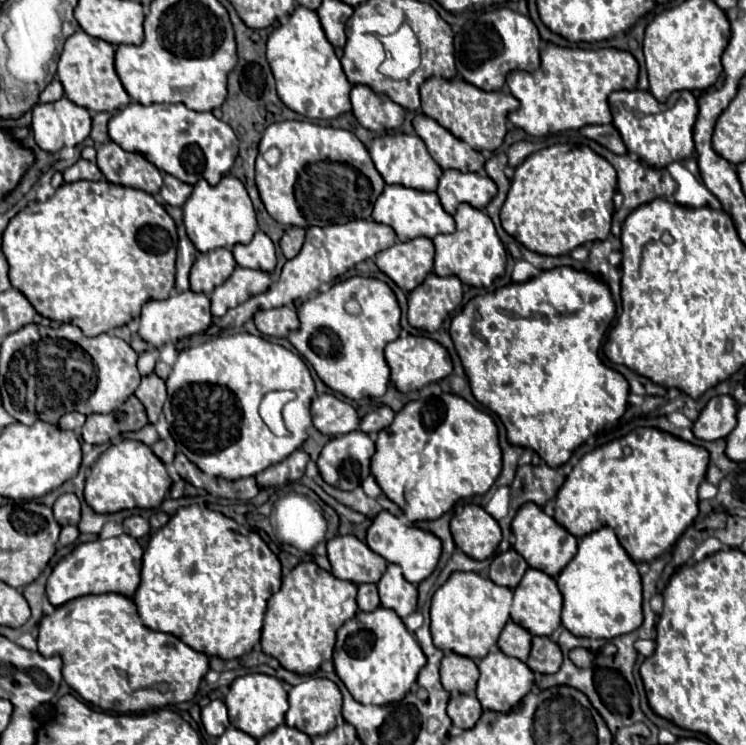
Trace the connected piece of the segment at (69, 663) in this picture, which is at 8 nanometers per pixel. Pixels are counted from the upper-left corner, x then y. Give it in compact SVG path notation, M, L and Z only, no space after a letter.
M119 593L85 595L57 607L53 615L45 615L41 619L37 645L43 657L59 655L63 661L65 683L87 703L107 713L139 713L149 707L167 707L191 701L199 689L201 679L209 671L209 659L205 653L187 647L175 635L159 633L145 627L141 623L135 603Z

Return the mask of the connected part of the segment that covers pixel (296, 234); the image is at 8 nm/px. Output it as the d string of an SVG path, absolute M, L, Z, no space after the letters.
M287 227L285 235L281 237L281 243L279 243L283 255L287 259L293 259L299 253L303 241L305 241L305 229L301 229L301 227Z

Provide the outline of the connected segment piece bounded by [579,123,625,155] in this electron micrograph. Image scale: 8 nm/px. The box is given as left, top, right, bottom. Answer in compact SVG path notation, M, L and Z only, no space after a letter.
M609 123L609 125L587 125L583 129L579 129L579 133L587 139L593 139L597 143L601 143L603 147L607 147L613 153L623 155L625 153L625 145L621 135L617 133L617 129Z

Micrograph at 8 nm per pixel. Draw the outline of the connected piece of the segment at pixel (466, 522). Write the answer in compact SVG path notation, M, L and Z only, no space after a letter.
M465 505L451 519L451 535L455 545L475 561L489 559L499 543L499 523L479 505Z

